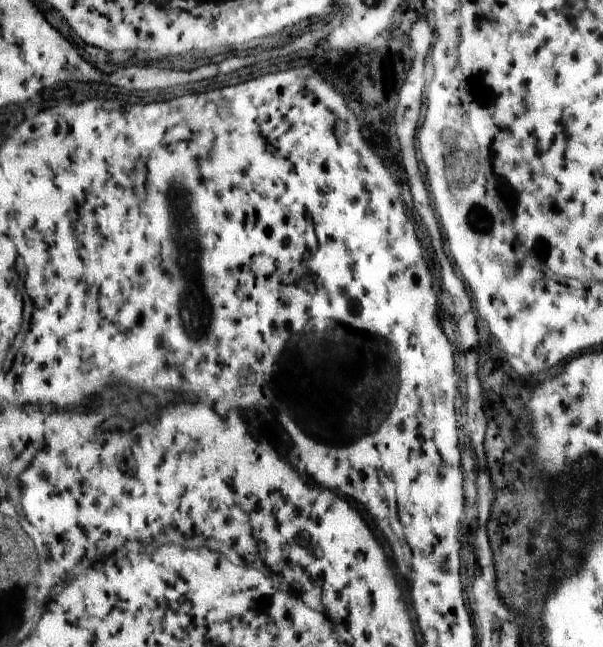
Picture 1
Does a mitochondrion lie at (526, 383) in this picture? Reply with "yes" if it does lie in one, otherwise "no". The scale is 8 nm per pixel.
no

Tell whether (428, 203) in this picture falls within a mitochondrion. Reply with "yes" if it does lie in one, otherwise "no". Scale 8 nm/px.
no

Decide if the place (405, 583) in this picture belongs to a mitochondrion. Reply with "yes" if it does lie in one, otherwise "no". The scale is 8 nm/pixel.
no

